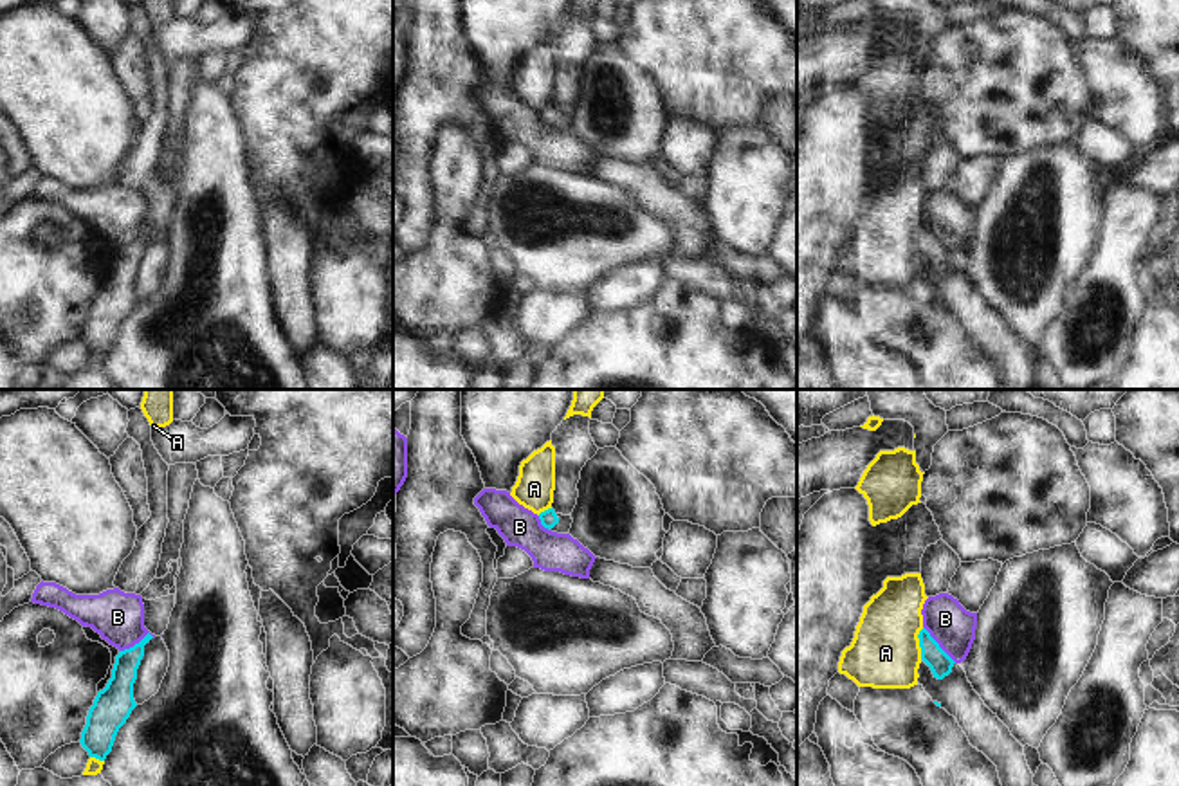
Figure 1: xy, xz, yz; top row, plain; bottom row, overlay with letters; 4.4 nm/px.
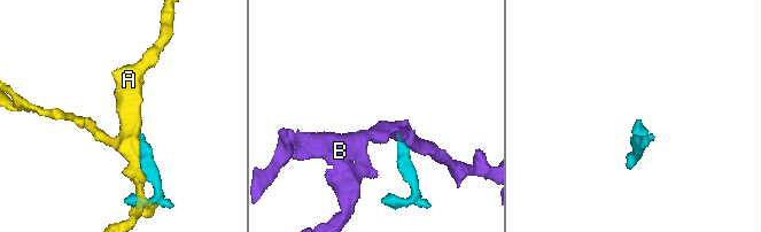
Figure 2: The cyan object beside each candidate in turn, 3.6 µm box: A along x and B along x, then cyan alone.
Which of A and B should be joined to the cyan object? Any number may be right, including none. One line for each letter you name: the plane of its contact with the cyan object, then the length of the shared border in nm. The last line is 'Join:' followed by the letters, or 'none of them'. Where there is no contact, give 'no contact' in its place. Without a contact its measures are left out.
Join: none of them

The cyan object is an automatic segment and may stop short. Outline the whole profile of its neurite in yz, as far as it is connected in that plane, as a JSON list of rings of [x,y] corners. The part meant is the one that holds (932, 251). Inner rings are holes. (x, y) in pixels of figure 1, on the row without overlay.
[[[923,224],[918,231],[921,243],[921,256],[930,263],[934,274],[943,276],[952,269],[954,256],[939,243],[939,240]]]

